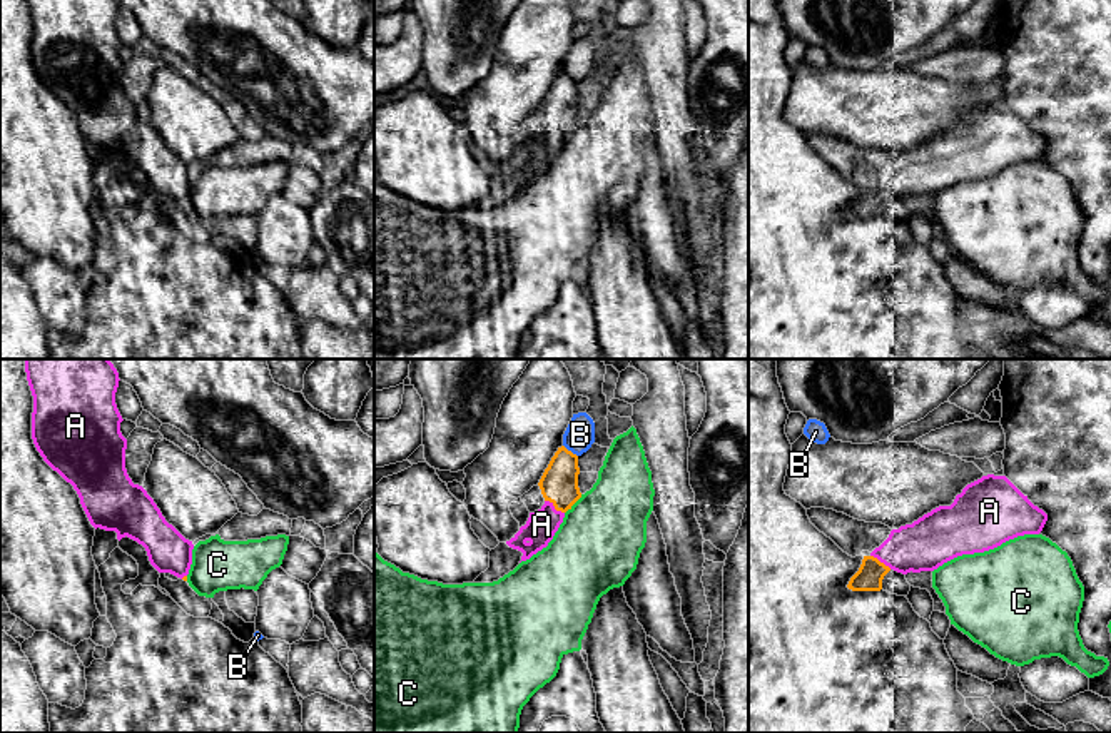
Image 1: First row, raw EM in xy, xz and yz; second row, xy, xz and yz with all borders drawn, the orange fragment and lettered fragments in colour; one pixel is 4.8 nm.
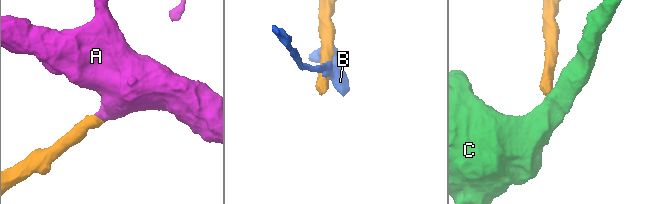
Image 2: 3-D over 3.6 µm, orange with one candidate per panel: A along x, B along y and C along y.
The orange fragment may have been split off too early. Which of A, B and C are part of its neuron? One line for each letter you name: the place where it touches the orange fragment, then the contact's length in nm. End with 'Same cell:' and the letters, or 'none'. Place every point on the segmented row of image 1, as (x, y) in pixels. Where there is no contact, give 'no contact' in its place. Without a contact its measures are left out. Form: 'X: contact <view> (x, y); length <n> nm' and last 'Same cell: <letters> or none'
A: contact xz (555, 508); length 120 nm
Same cell: A

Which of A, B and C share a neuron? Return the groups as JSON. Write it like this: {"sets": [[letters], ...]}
{"sets": [["A"], ["B"], ["C"]]}

